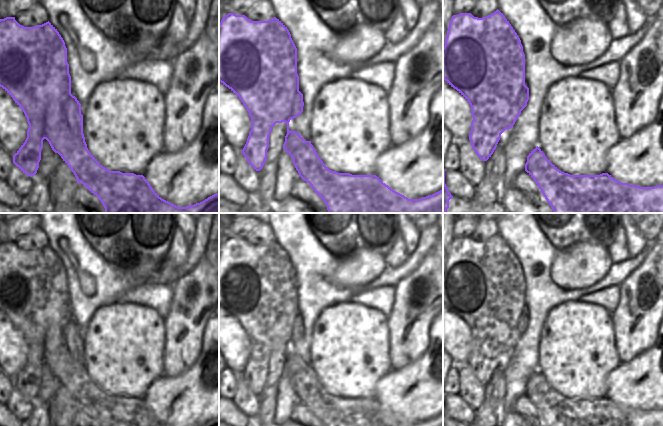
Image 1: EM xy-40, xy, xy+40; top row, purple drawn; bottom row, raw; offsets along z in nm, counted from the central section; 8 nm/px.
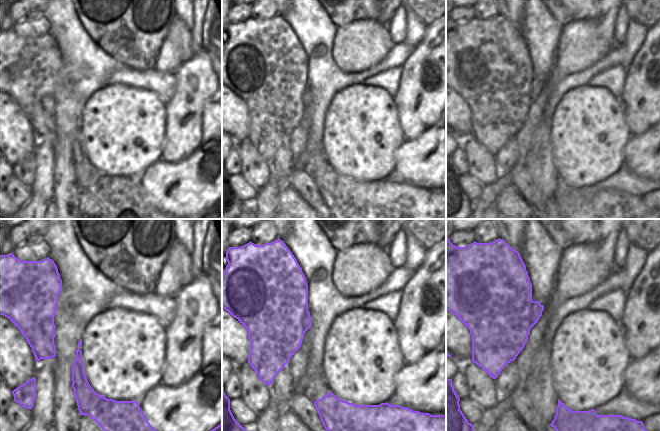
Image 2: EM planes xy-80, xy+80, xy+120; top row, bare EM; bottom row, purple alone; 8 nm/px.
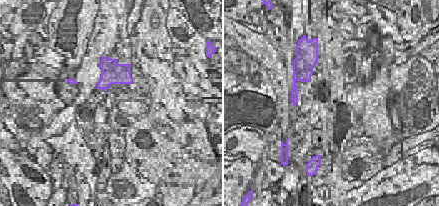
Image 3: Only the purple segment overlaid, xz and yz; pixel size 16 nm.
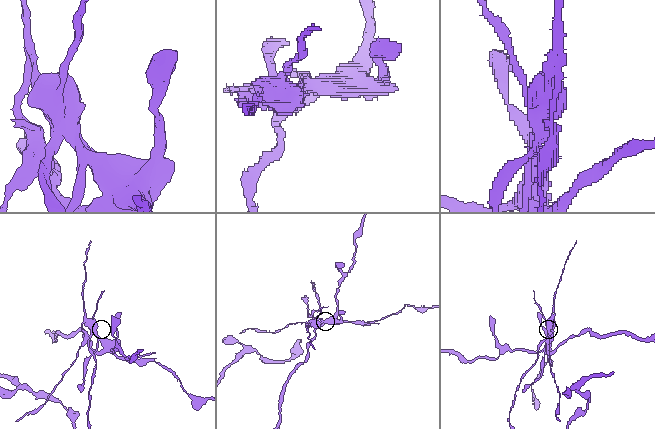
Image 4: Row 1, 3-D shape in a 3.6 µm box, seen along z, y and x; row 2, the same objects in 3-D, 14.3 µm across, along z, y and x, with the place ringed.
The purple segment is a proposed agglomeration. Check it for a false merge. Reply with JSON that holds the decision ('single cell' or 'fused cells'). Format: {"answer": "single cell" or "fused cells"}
{"answer": "fused cells"}

